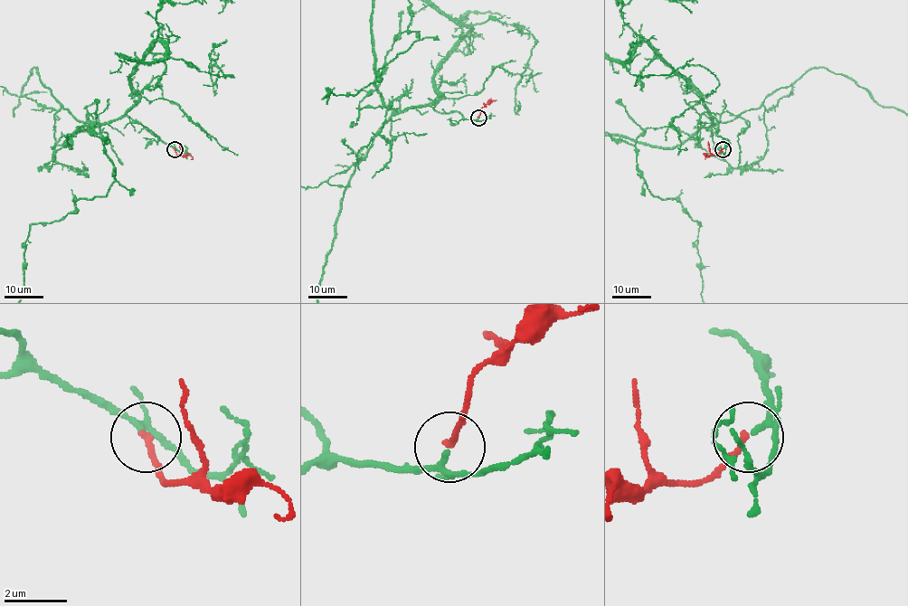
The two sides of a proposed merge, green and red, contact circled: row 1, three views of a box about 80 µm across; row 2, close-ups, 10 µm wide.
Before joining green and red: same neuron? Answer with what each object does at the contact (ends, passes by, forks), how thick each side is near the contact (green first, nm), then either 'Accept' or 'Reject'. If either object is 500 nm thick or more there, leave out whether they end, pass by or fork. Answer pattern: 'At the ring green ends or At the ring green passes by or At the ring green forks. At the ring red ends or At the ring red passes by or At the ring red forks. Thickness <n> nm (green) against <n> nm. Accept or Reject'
At the ring green forks. At the ring red ends. Thickness 120 nm (green) against 200 nm. Accept

